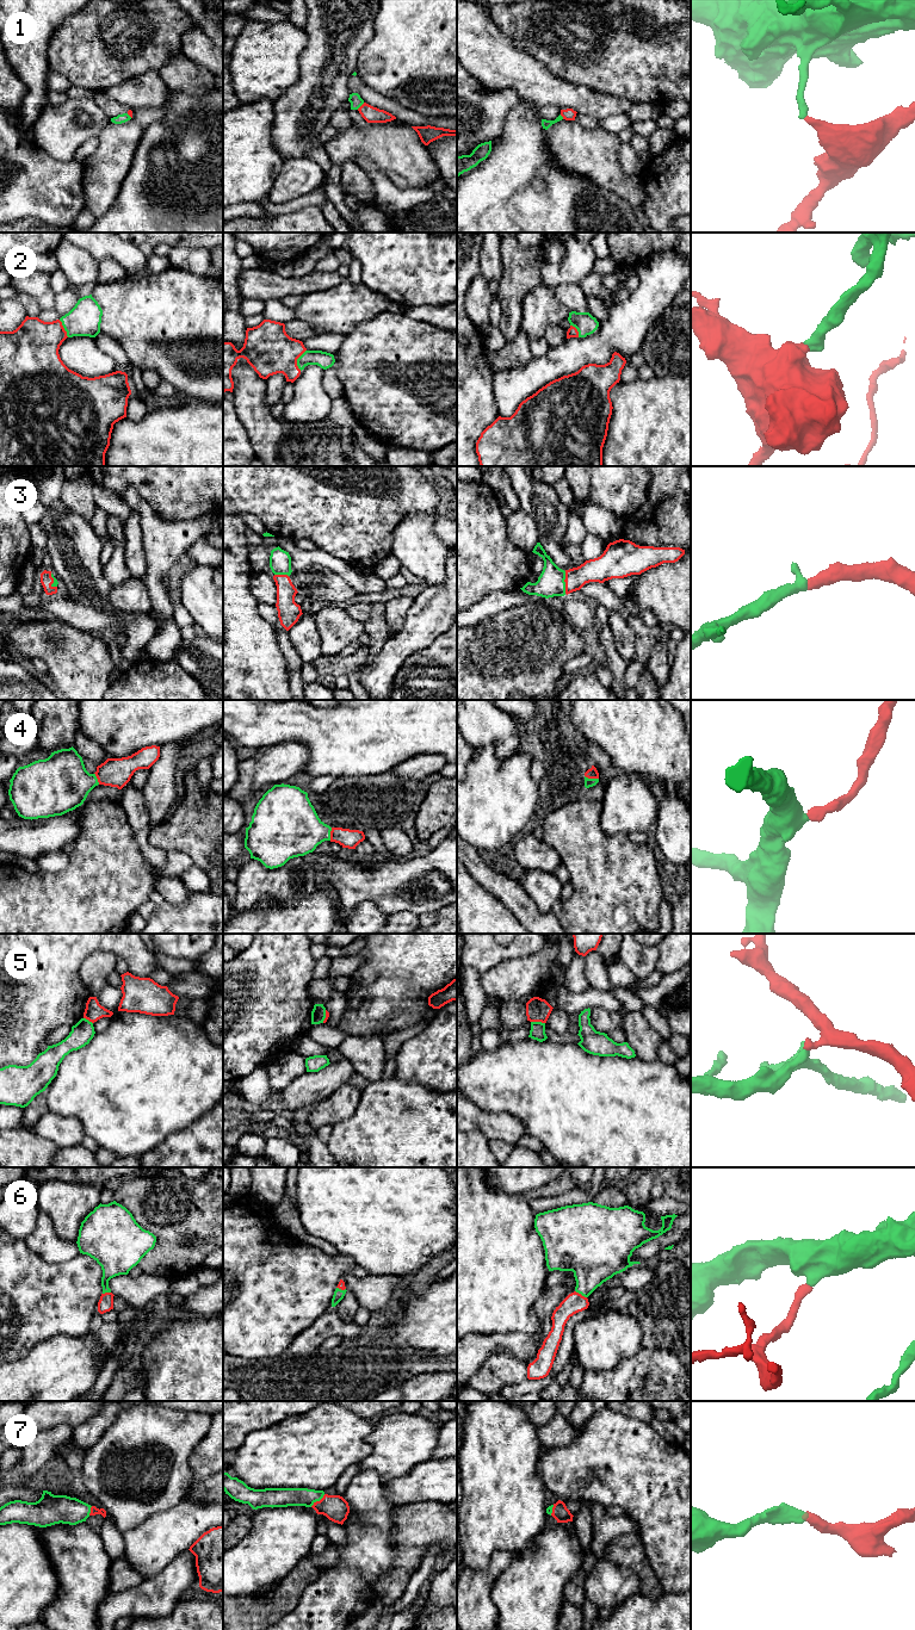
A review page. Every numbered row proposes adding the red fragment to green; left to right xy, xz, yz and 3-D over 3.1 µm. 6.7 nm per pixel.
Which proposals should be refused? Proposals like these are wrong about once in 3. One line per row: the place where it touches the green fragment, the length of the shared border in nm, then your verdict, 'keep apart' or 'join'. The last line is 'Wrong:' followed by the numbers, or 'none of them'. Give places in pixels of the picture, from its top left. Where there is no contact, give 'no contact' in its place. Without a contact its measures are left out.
1: xz (360, 105) | 70 nm | keep apart
2: xz (297, 360) | 150 nm | join
3: yz (564, 582) | 150 nm | join
4: yz (592, 779) | 100 nm | join
5: yz (538, 1022) | 100 nm | keep apart
6: yz (581, 1294) | 90 nm | join
7: xz (317, 1500) | 130 nm | join
Wrong: 1, 5

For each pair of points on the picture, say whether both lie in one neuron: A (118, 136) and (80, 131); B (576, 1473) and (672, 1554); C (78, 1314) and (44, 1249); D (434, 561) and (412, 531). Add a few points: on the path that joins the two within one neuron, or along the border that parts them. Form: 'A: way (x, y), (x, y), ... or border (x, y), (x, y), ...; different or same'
A: border (111, 122), (97, 136); different
B: way (604, 1474), (659, 1526); same
C: border (28, 1247), (49, 1263), (67, 1262), (78, 1254); different
D: way (427, 553), (414, 538); same

